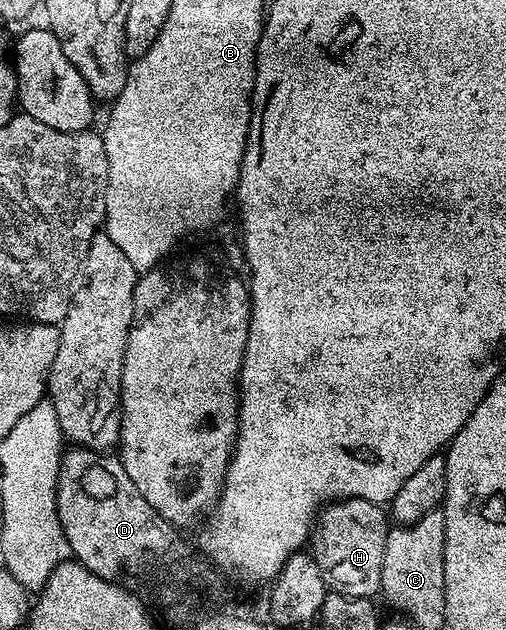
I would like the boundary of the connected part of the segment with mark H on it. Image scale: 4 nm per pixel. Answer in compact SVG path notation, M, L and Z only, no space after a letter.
M342 499L320 512L311 531L311 543L317 546L315 558L329 591L360 599L373 599L380 592L383 549L387 549L390 526L390 516L382 504L362 499Z

